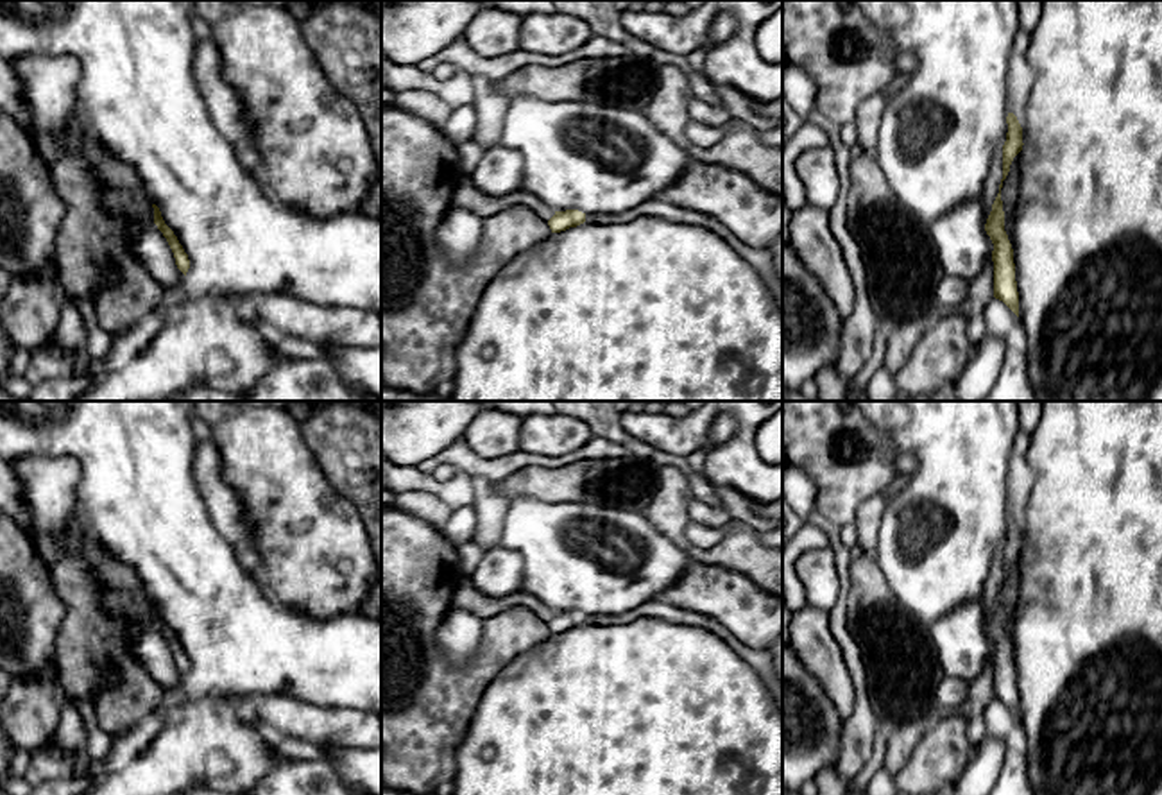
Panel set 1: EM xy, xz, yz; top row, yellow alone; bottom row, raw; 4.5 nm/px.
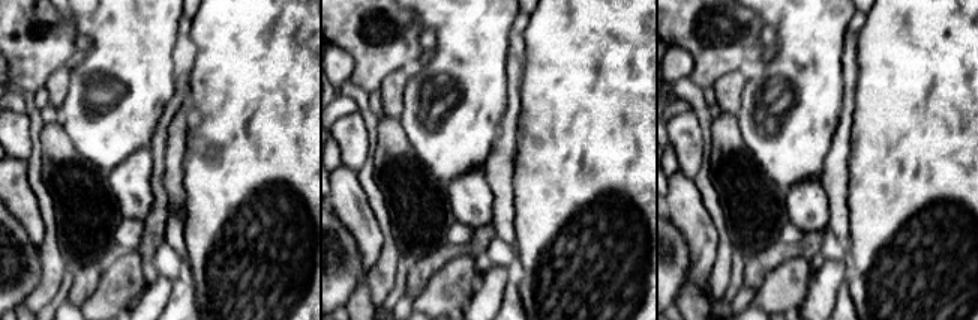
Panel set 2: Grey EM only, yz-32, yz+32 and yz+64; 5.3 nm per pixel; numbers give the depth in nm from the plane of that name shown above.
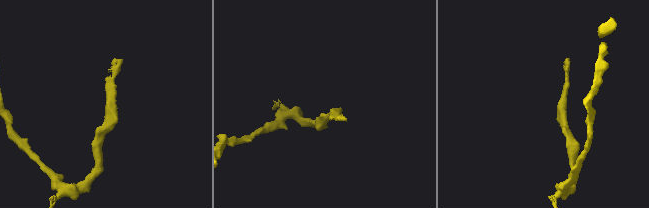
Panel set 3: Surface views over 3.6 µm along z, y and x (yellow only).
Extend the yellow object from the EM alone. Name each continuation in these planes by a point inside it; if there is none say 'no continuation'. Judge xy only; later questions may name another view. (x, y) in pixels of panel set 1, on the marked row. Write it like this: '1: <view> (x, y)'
no continuation

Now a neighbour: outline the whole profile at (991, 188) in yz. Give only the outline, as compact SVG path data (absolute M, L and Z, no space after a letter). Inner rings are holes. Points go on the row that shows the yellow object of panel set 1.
M1003 145L994 154L988 175L983 184L981 201L985 206L985 224L987 224L990 211L992 211L992 204L999 193L1001 179L1003 179Z

